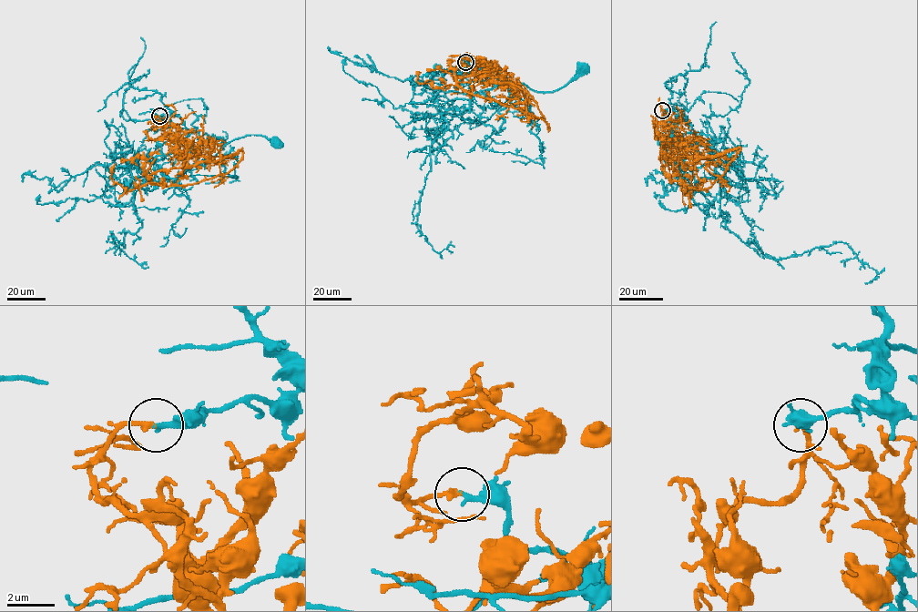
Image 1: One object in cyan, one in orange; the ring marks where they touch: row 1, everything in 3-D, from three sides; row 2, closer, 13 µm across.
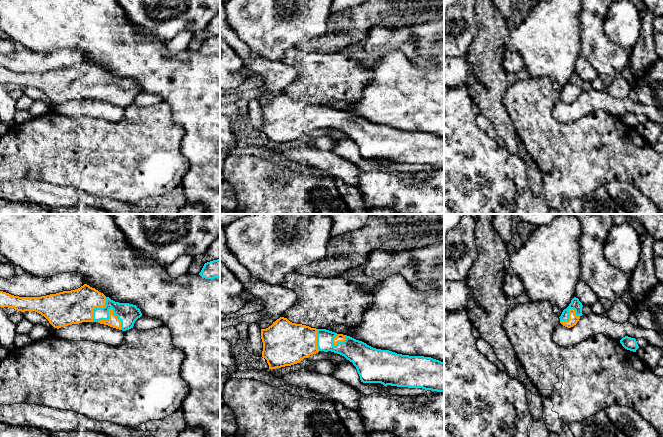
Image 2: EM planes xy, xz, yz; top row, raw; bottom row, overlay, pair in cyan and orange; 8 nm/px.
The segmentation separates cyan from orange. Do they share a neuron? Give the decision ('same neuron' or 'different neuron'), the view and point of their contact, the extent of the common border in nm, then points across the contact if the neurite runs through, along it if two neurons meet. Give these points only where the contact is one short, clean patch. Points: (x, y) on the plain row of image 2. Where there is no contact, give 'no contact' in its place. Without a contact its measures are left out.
different neuron; contact xy (111, 83); length 220 nm; border xy (97, 97), (107, 95), (111, 84), (121, 105)

